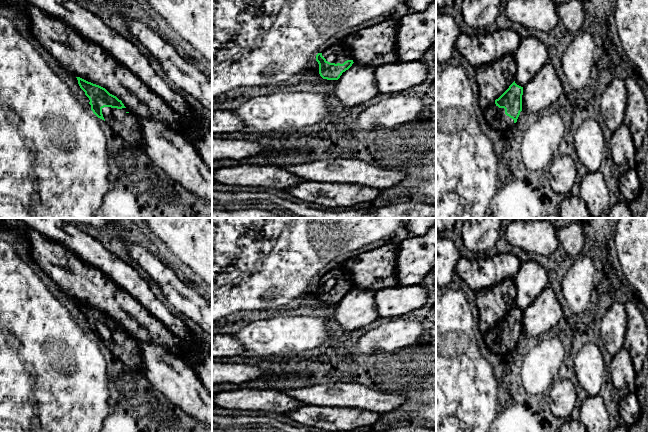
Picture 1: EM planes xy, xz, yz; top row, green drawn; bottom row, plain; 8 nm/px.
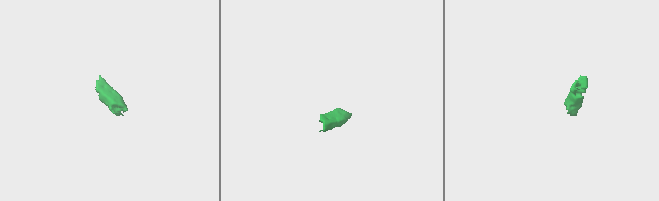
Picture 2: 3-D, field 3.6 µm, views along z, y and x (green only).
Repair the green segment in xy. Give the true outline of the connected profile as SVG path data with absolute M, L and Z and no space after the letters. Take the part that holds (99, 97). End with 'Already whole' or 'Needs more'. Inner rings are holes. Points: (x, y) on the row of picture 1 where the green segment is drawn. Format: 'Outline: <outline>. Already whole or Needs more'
Outline: M76 77L80 88L89 98L91 110L131 145L143 147L142 128L138 117L130 112L116 96L105 88Z. Needs more

